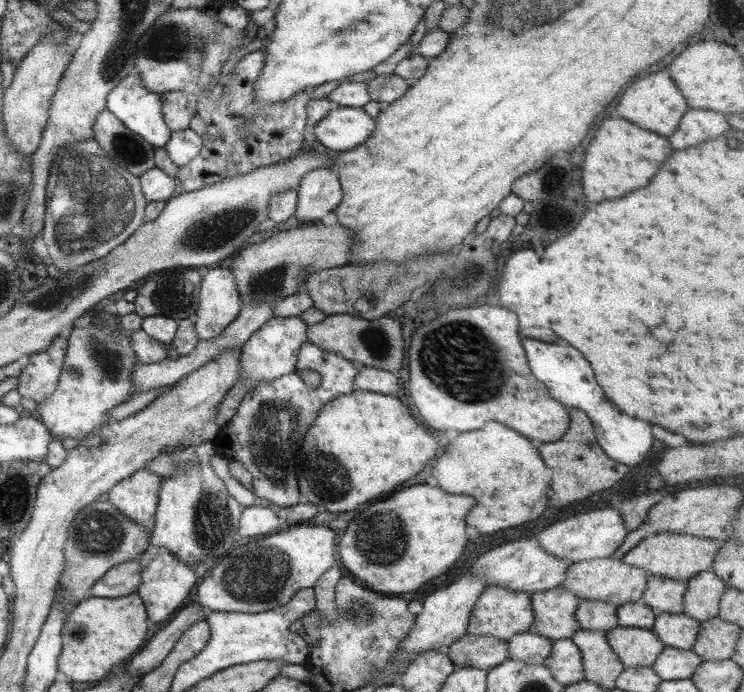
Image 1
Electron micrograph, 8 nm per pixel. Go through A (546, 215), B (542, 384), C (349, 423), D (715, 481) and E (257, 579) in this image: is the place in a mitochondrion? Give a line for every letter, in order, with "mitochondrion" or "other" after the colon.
A: other
B: other
C: other
D: other
E: mitochondrion

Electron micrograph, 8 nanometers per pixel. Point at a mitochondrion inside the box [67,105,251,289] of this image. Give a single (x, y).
(124, 146)

